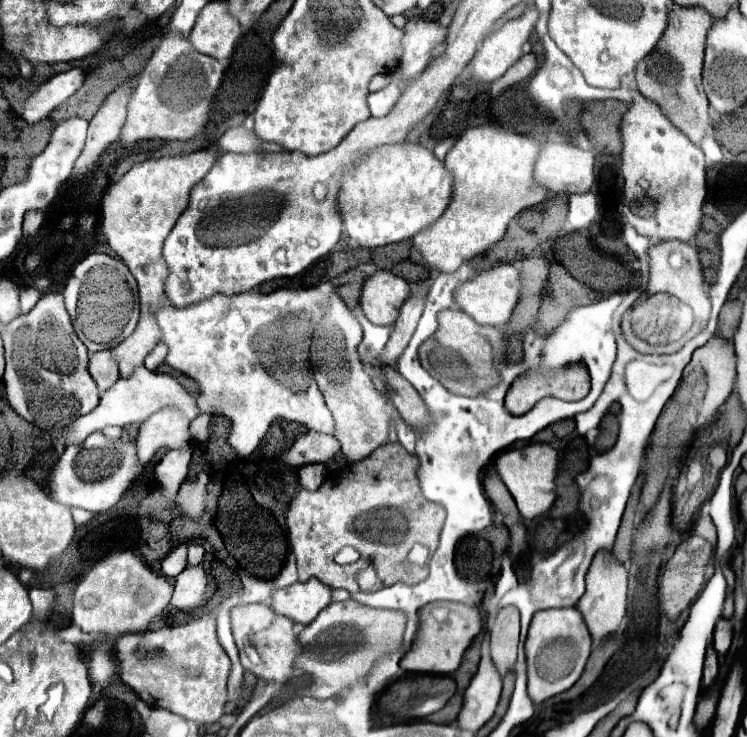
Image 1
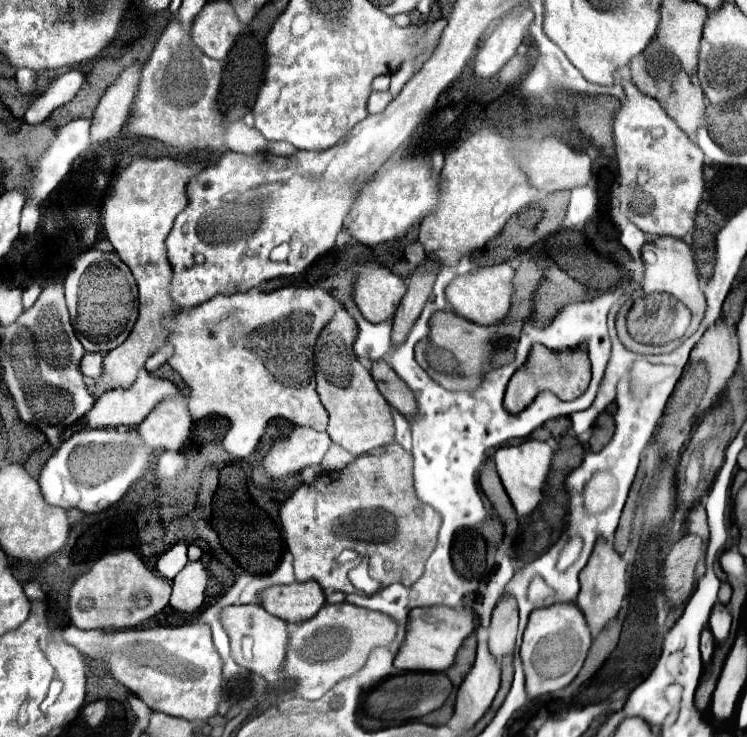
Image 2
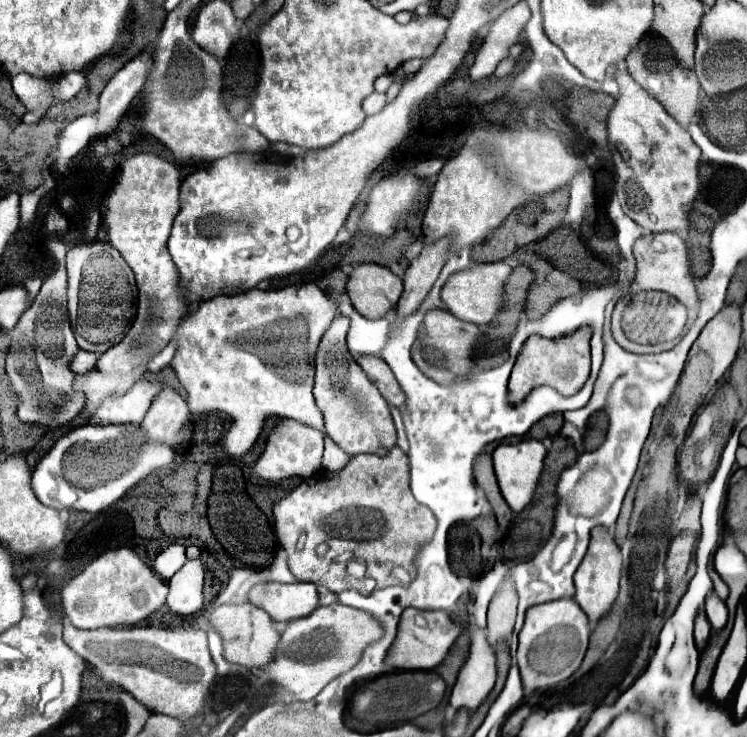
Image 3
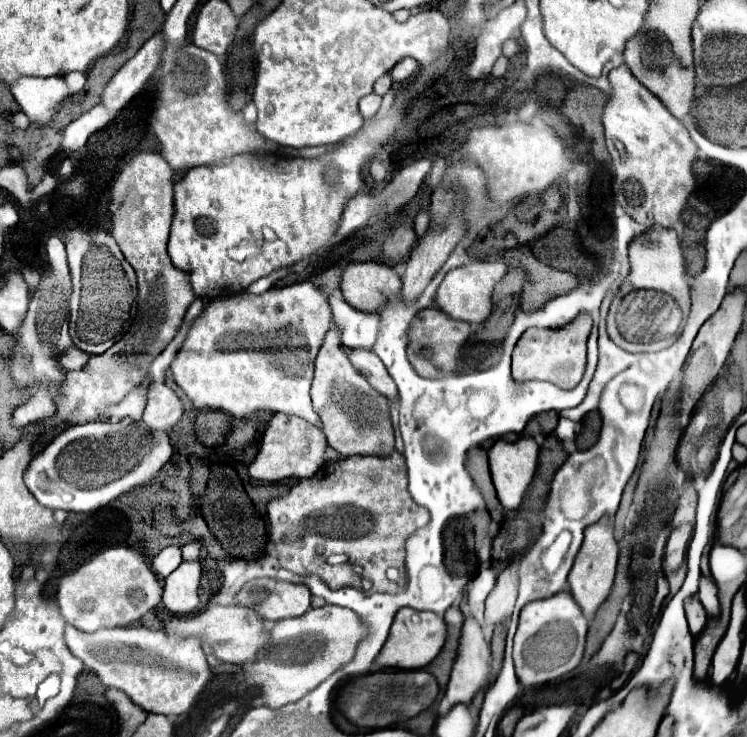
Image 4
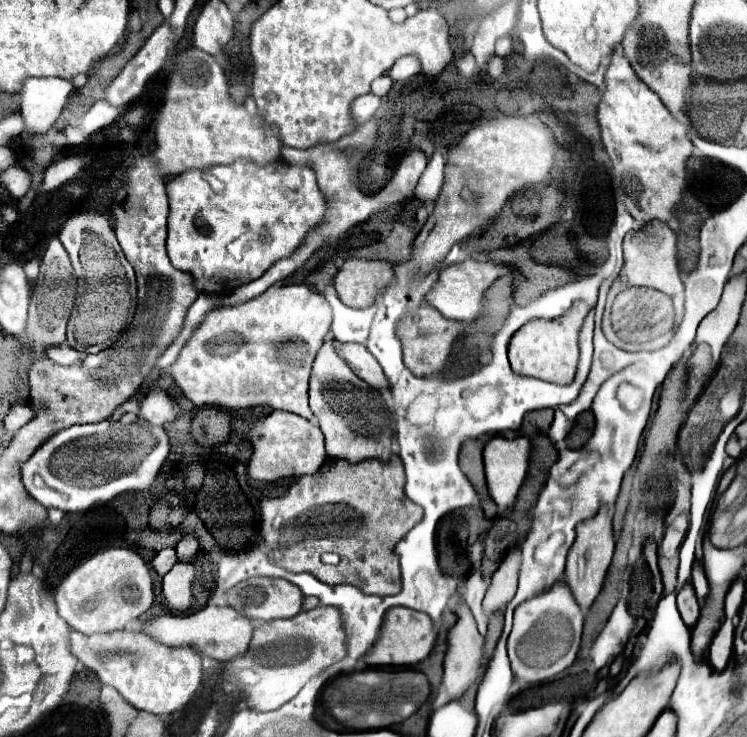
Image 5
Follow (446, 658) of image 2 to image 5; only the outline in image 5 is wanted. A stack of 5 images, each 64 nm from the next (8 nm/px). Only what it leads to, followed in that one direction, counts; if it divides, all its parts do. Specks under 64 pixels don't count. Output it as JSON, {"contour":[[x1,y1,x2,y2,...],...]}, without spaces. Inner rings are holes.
{"contour":[[402,606,390,608,384,614,378,640,364,654,362,662,368,664,368,666,408,666,408,664,416,664,430,654,434,642,436,642,436,632,434,632,428,616,424,616,422,612,410,610,410,608,402,608]]}

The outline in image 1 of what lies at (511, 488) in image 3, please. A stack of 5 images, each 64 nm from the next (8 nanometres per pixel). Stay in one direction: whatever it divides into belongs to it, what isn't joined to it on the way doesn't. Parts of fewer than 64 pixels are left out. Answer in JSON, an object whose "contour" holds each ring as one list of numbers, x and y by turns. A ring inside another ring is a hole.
{"contour":[[532,442,524,448,510,448,496,456,496,470,502,482,506,484,508,492,516,500,516,506,522,514,522,518,532,520,544,512,550,510,556,494,554,494,554,478,558,468,558,450,554,450,550,444]]}

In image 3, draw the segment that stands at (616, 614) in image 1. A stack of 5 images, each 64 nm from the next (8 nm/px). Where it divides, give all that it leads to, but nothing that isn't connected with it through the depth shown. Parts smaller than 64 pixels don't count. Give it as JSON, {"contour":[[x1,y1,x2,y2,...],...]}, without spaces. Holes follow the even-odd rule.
{"contour":[[602,526,594,528,590,532,590,544,588,544,586,556,580,562,580,566,578,566,578,570,576,570,574,578,572,578,574,586,576,586,574,600,586,612,592,628,596,628,596,622,610,610,612,602,618,596,620,570,622,570,622,554,620,554,620,548,614,542,614,534,608,528,602,528]]}

